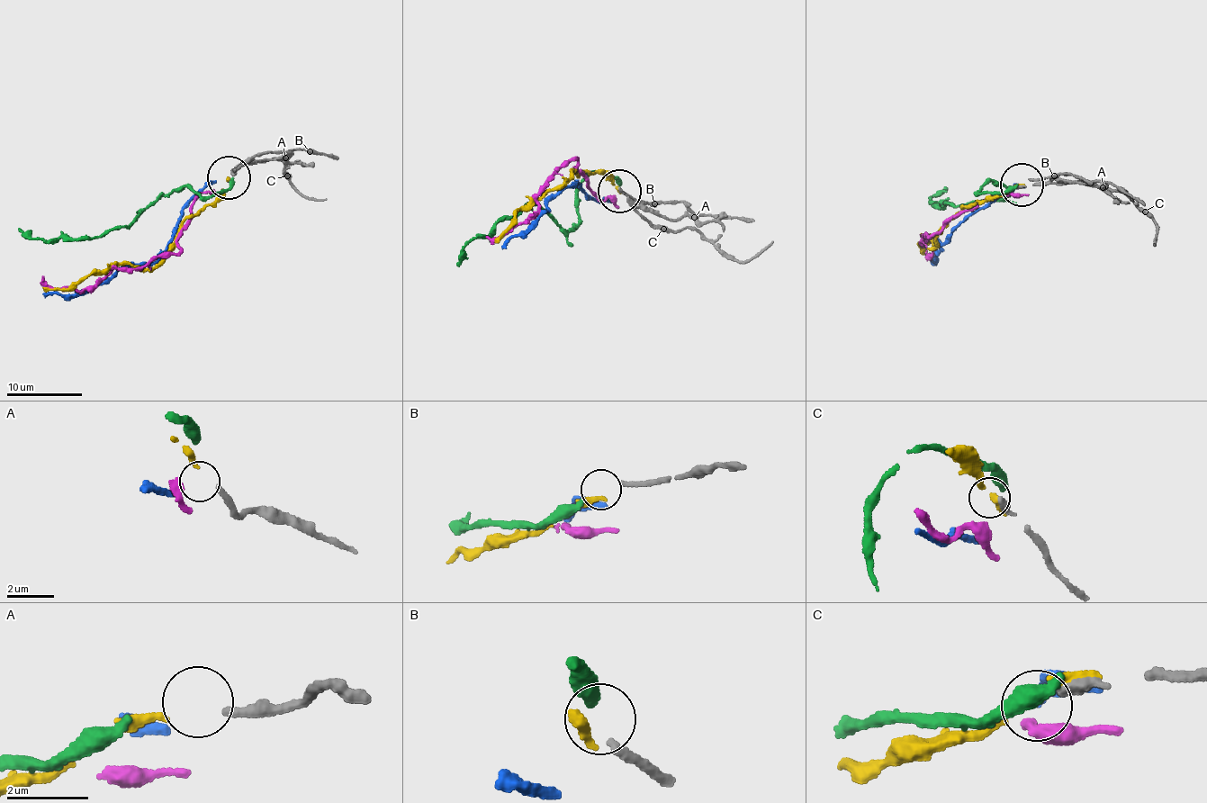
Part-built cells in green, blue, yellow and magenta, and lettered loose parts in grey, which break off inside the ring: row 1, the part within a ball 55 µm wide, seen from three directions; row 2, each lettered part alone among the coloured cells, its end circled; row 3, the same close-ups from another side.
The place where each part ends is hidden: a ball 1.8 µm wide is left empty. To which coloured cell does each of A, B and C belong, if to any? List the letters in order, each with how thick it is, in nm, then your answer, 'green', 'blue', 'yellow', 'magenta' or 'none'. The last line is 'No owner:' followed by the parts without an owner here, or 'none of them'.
A: 240 nm thick; yellow
B: 200 nm thick; green
C: 280 nm thick; none
No owner: C

